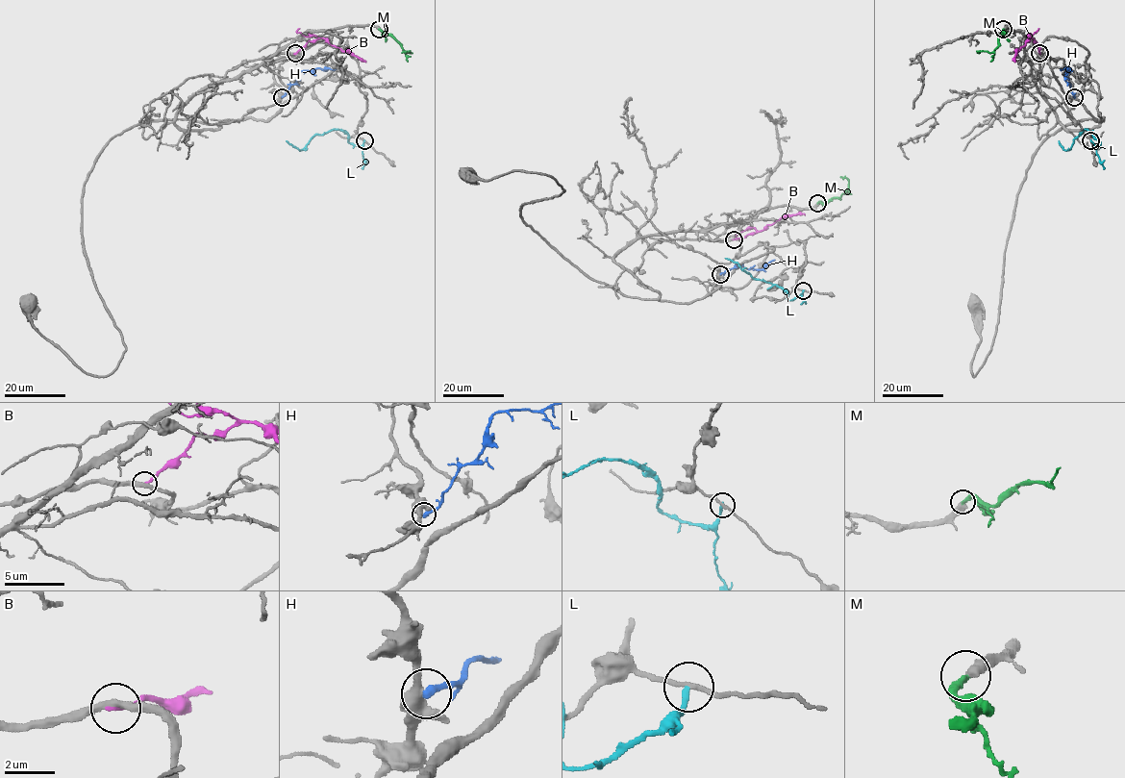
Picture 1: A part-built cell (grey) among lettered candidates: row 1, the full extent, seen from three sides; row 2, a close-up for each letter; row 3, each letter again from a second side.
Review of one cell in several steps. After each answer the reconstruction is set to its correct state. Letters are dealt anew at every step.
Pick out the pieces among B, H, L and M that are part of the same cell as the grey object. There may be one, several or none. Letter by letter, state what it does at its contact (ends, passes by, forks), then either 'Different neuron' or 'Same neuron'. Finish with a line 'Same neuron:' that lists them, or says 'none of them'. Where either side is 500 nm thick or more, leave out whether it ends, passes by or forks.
B: It ends there. Different neuron
H: It ends there. Different neuron
L: It ends there. Different neuron
M: Same neuron
Same neuron: M

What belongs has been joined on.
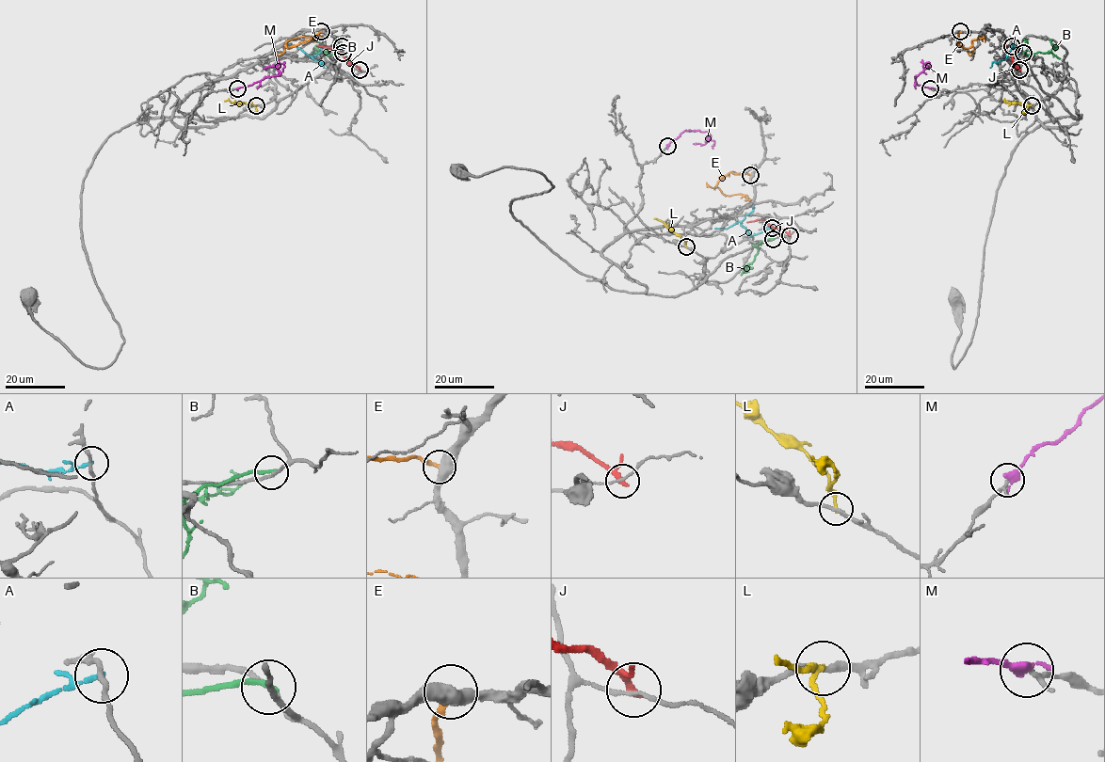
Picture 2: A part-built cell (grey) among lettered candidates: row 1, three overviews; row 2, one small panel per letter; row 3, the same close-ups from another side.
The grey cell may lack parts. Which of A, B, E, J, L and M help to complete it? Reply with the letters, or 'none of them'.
none of them

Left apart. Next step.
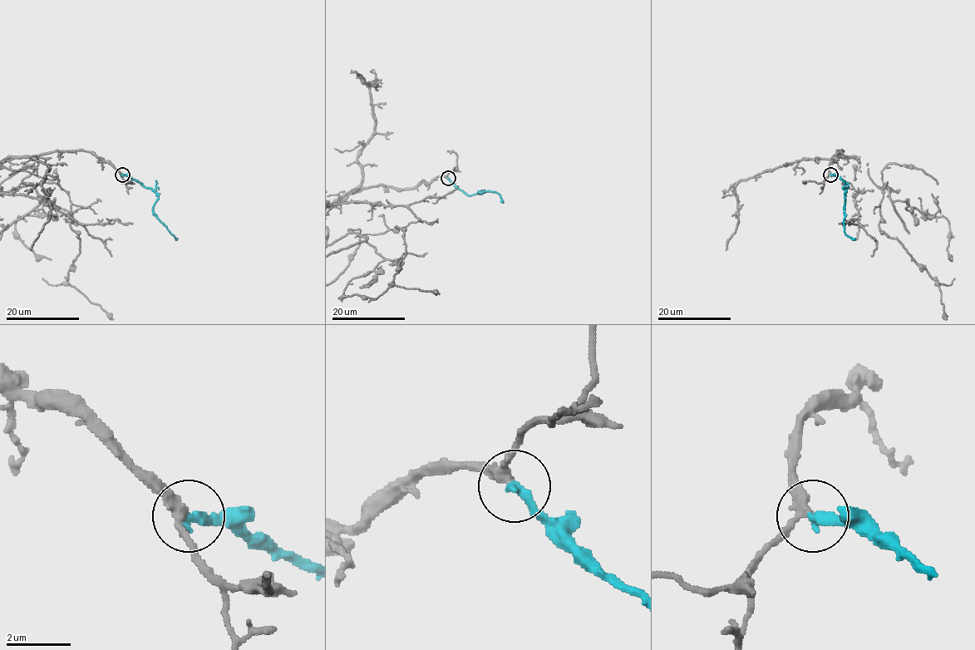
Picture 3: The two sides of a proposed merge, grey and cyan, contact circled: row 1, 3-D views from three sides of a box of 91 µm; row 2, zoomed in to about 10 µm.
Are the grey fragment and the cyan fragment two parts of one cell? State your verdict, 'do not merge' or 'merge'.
merge

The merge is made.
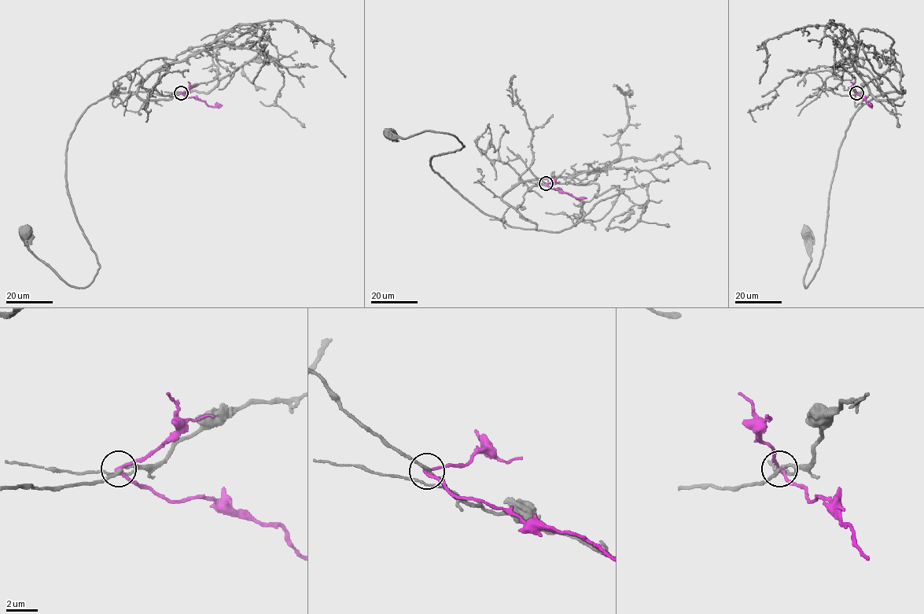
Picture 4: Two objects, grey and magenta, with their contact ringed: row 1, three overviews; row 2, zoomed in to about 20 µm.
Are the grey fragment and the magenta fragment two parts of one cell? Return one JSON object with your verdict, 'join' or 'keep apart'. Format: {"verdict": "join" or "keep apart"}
{"verdict": "keep apart"}

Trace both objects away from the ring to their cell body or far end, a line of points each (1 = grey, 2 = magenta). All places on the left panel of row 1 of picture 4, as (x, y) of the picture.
1: (181, 93), (254, 28), (259, 53), (207, 93), (82, 113), (66, 180), (89, 284), (24, 233)
2: (181, 93), (188, 97), (200, 99), (209, 106), (222, 104)

